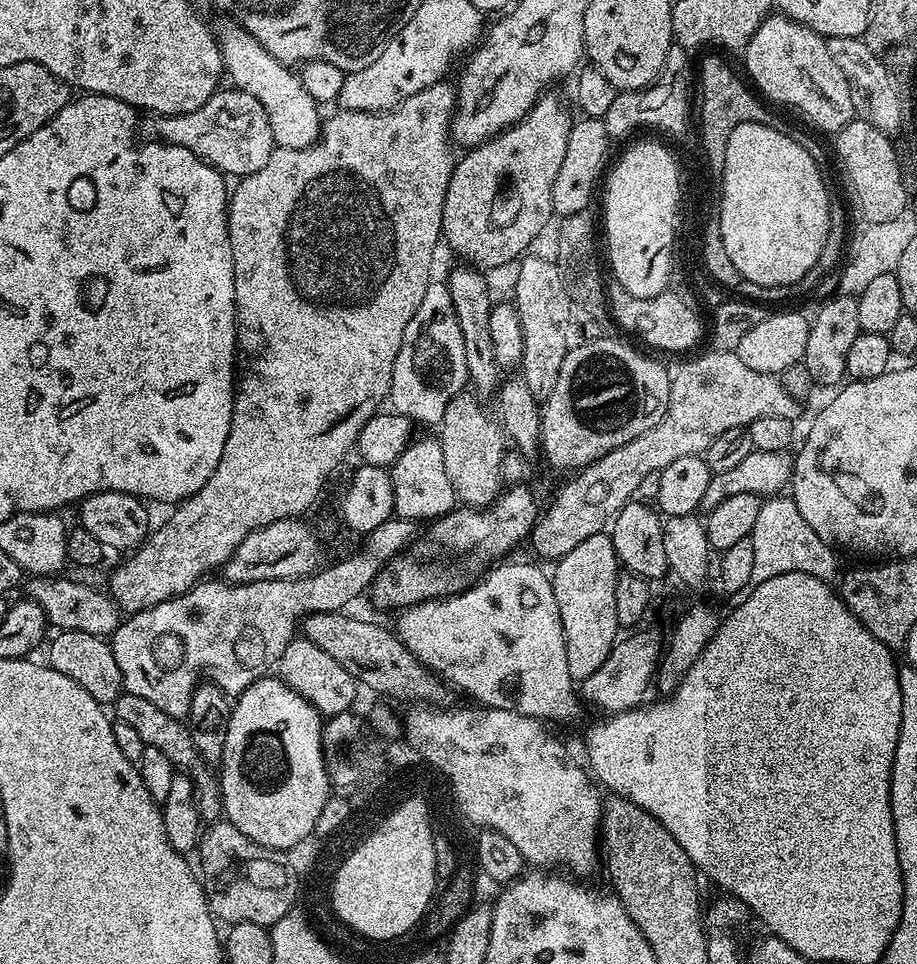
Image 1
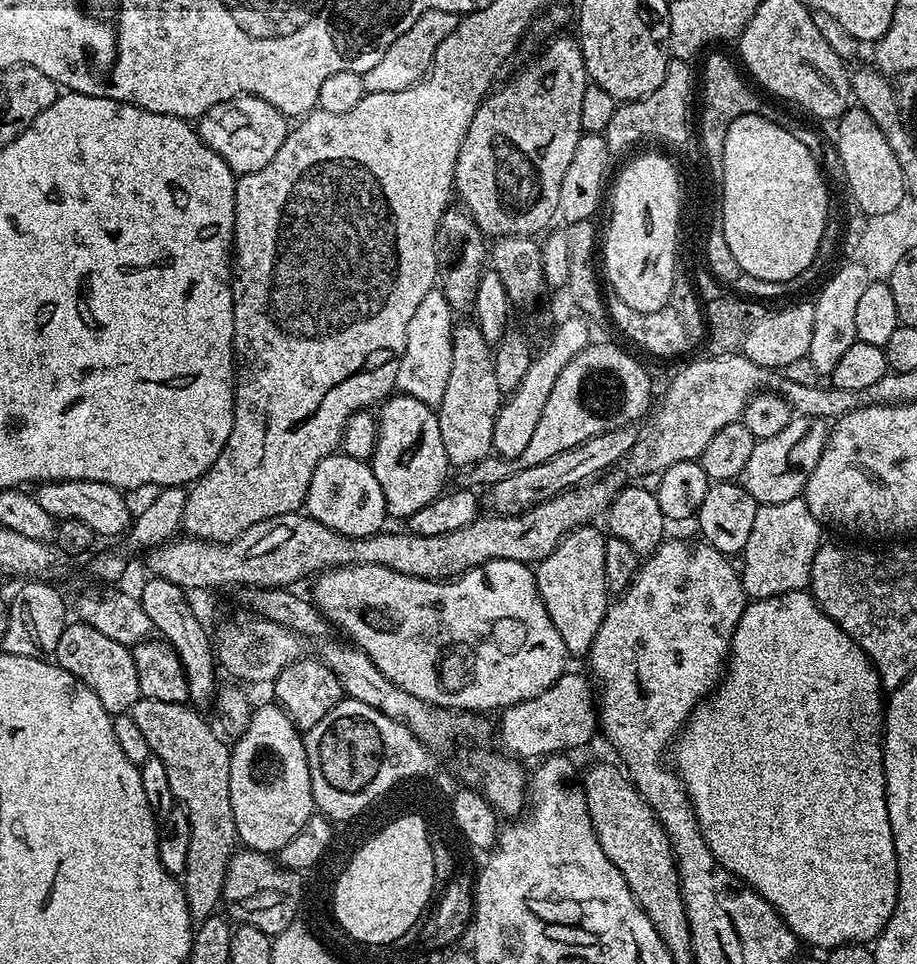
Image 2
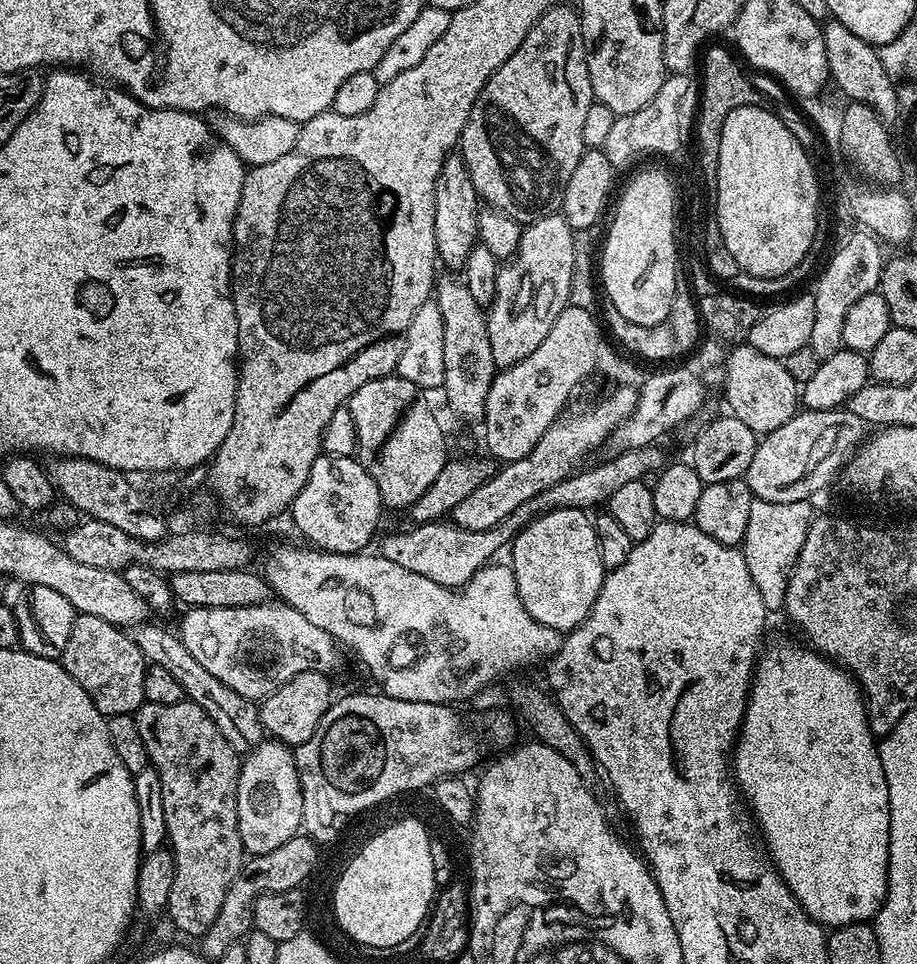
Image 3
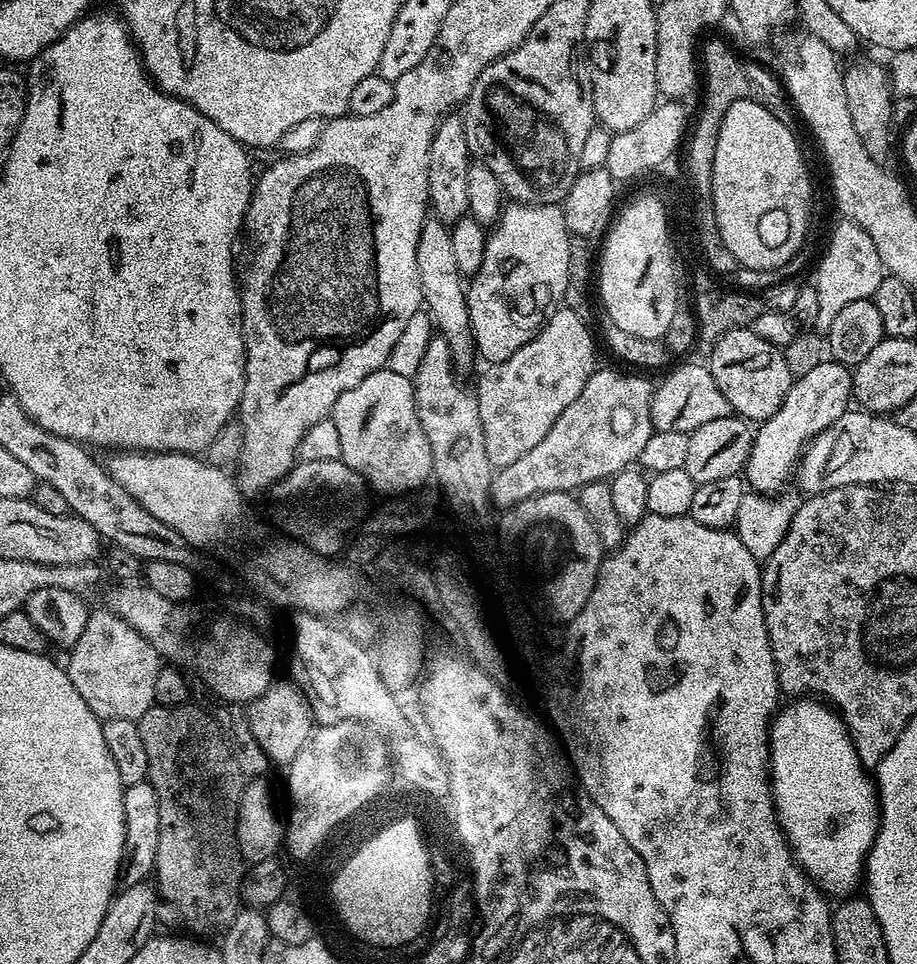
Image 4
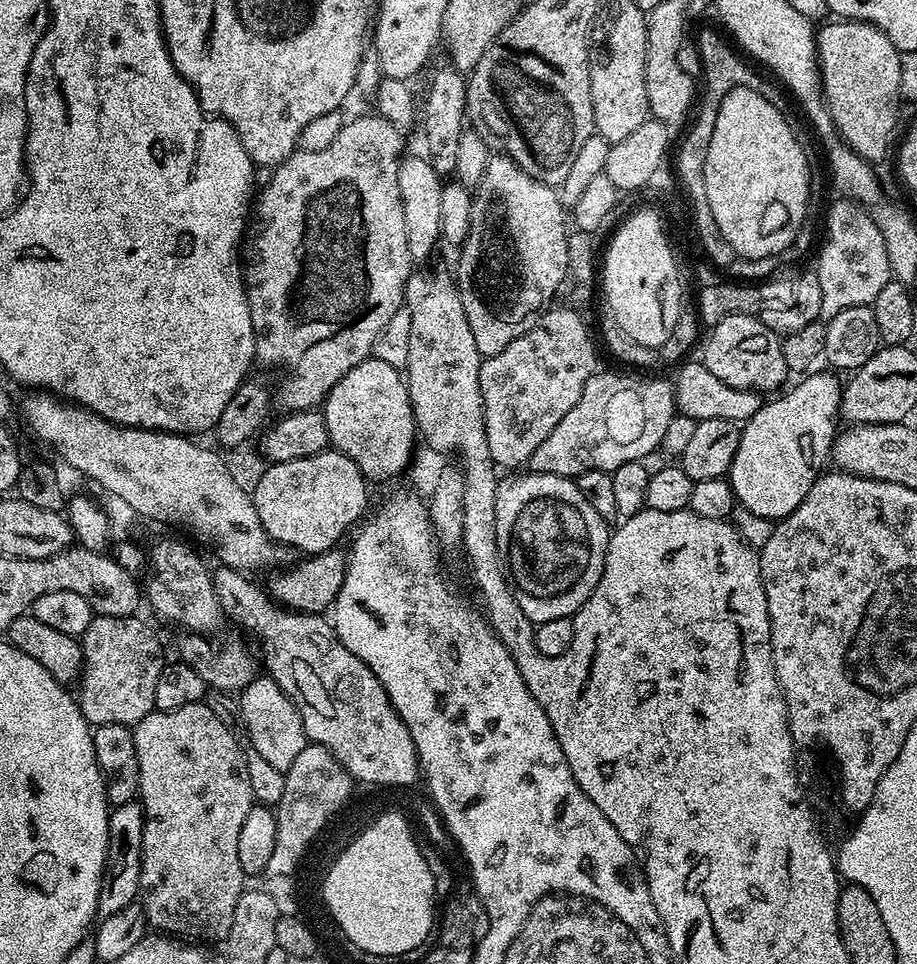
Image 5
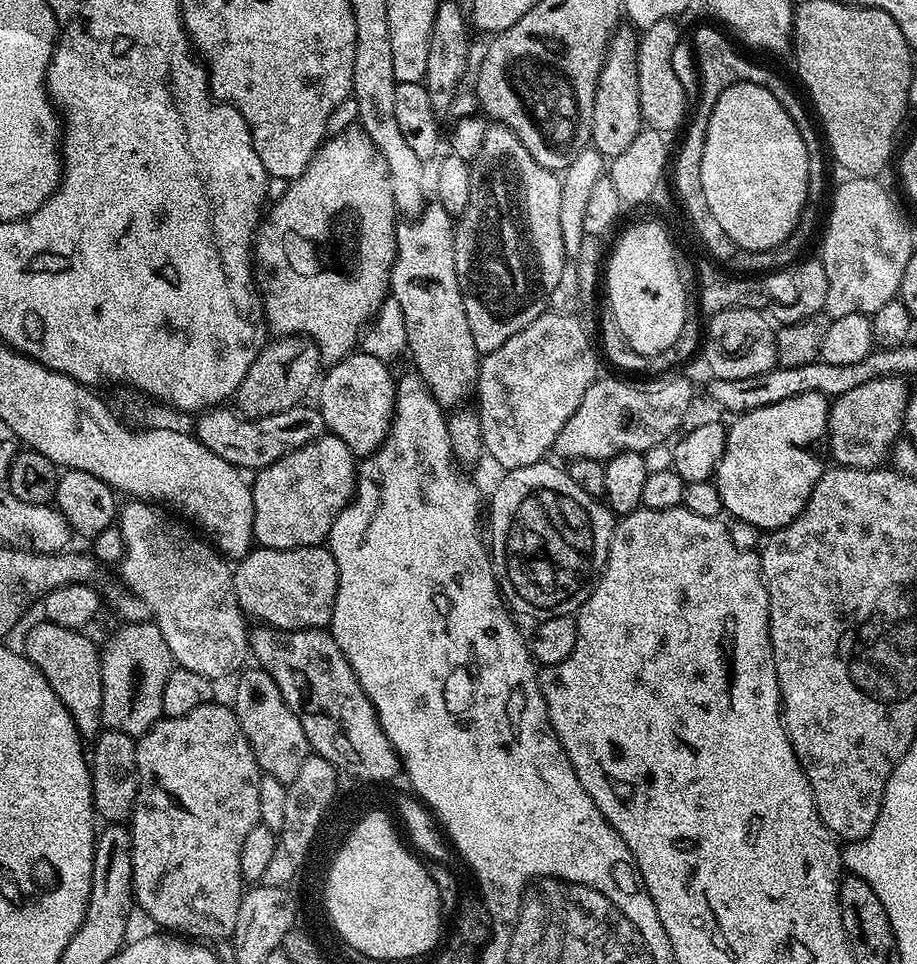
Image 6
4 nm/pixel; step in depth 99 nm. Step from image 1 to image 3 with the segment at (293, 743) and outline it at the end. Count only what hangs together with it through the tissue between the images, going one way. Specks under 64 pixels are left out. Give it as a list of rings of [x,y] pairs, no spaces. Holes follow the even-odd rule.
[[[265,738],[243,757],[238,778],[238,834],[248,856],[270,854],[301,831],[302,786],[296,758],[289,745]]]

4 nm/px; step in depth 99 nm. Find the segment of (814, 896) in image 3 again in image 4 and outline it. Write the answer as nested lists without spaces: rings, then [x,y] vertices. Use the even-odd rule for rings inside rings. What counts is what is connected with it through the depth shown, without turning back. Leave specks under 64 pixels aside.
[[[796,698],[788,703],[785,703],[777,711],[776,715],[772,717],[768,730],[768,766],[770,769],[770,783],[772,785],[772,800],[776,803],[776,818],[780,822],[780,828],[784,832],[784,837],[788,840],[788,845],[792,847],[792,854],[796,858],[796,863],[815,882],[817,888],[829,897],[848,898],[855,893],[852,891],[859,884],[861,887],[862,877],[865,875],[868,862],[868,851],[874,846],[874,838],[878,834],[878,826],[880,825],[880,798],[876,782],[870,775],[869,769],[858,758],[856,743],[852,740],[850,733],[848,733],[847,726],[844,725],[843,716],[835,708],[816,698]]]

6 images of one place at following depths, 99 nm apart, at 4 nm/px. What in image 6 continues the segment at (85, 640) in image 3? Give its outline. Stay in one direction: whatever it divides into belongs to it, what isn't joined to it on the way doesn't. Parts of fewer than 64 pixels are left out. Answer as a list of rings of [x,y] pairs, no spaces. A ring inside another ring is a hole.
[[[145,622],[142,624],[124,624],[120,626],[120,629],[109,638],[108,645],[103,645],[100,653],[100,669],[102,670],[102,706],[100,707],[100,719],[103,727],[114,732],[121,732],[133,738],[145,736],[164,716],[164,711],[162,710],[162,690],[166,690],[166,678],[172,672],[173,667],[174,657],[170,652],[170,648],[166,646],[166,641],[162,636],[162,630],[159,629],[157,623]]]

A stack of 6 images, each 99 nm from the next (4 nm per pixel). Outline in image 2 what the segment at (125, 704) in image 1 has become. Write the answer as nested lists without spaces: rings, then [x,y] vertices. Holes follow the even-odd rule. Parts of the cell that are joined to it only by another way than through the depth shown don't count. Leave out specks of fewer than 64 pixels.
[[[142,698],[134,702],[130,715],[142,729],[152,755],[162,758],[170,778],[172,799],[188,816],[190,850],[186,854],[186,870],[182,877],[184,897],[193,921],[205,920],[221,907],[228,864],[238,848],[234,806],[230,806],[232,754],[229,745],[224,745],[219,734],[200,717],[203,715],[187,703]]]

